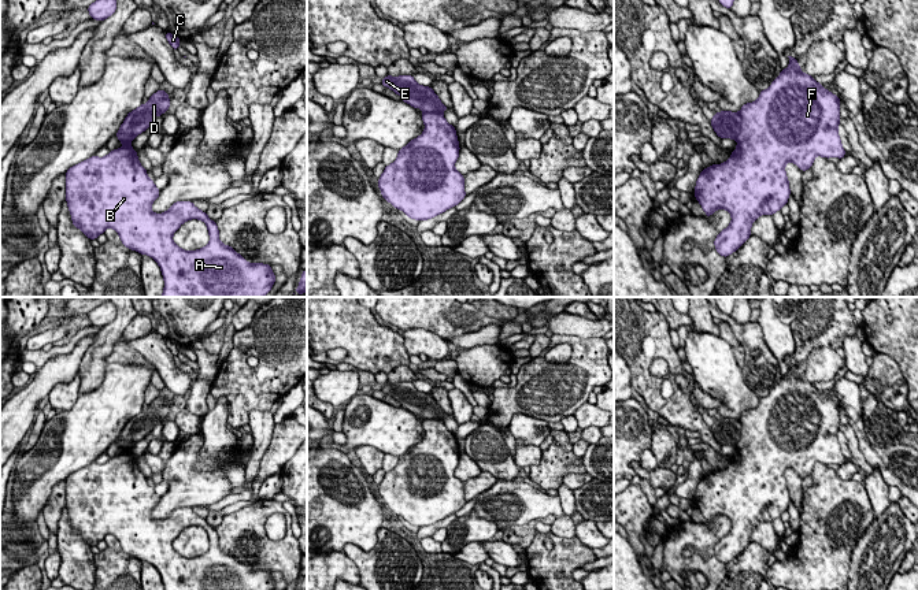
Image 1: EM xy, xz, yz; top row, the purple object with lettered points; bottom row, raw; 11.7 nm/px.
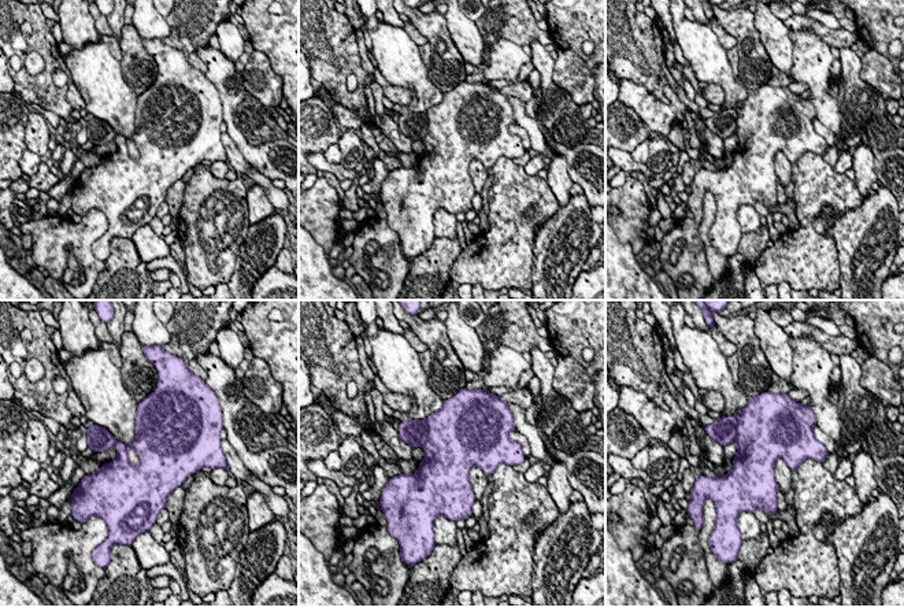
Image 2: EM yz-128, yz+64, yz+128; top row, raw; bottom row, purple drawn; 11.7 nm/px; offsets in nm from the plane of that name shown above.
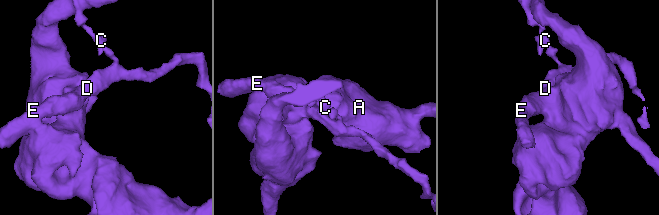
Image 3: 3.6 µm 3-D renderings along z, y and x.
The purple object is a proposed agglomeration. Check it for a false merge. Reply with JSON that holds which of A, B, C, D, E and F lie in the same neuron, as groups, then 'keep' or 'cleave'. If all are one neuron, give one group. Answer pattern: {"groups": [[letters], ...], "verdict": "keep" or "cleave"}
{"groups": [["A", "B", "F"], ["C", "D", "E"]], "verdict": "cleave"}

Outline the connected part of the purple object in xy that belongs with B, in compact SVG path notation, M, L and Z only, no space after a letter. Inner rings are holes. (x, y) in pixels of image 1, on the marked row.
M116 134L122 148L104 157L93 155L66 172L66 201L73 219L89 240L96 240L108 227L114 229L122 244L141 255L151 256L160 267L164 279L162 297L264 297L277 277L270 264L248 263L232 246L219 241L219 231L206 212L192 201L177 201L166 212L155 214L151 207L160 189L147 175L137 152L130 146L133 136ZM190 219L207 225L210 242L197 251L184 251L173 241L173 234Z

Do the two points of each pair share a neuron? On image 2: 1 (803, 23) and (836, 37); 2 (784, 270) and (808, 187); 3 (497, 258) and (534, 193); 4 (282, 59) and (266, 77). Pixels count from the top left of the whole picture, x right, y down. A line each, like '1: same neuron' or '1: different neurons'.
1: same neuron
2: same neuron
3: same neuron
4: different neurons

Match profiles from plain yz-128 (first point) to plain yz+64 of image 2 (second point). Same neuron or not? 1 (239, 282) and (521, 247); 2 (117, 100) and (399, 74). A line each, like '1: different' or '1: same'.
1: different
2: same

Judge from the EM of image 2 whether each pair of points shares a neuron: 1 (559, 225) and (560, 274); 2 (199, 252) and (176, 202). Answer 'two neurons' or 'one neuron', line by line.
1: one neuron
2: two neurons

